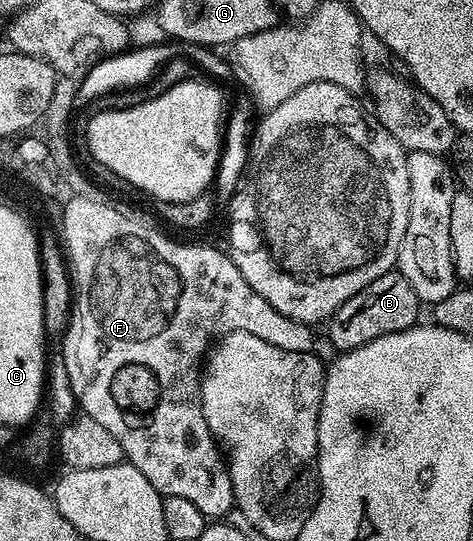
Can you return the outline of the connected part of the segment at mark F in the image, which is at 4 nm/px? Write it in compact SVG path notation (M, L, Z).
M73 196L67 204L61 205L62 212L62 233L60 239L64 249L64 255L72 269L72 284L76 289L76 328L78 324L78 337L74 340L74 349L66 352L66 365L68 366L68 378L72 382L74 399L77 407L85 415L96 418L100 426L105 426L108 431L120 442L123 457L164 498L184 498L193 502L200 509L200 514L208 518L222 518L235 507L234 487L230 477L230 469L226 467L223 453L220 451L214 435L208 430L208 422L204 422L204 410L202 409L202 394L200 391L200 369L204 364L204 357L211 347L215 338L221 338L229 332L247 332L256 334L256 338L264 338L264 342L272 342L272 346L280 346L280 350L292 350L293 352L314 352L315 329L308 324L301 324L284 314L277 312L248 282L244 282L244 274L230 259L225 251L218 248L209 248L206 244L177 244L169 240L162 232L125 216L118 208L113 208L113 203L93 203L90 199Z

